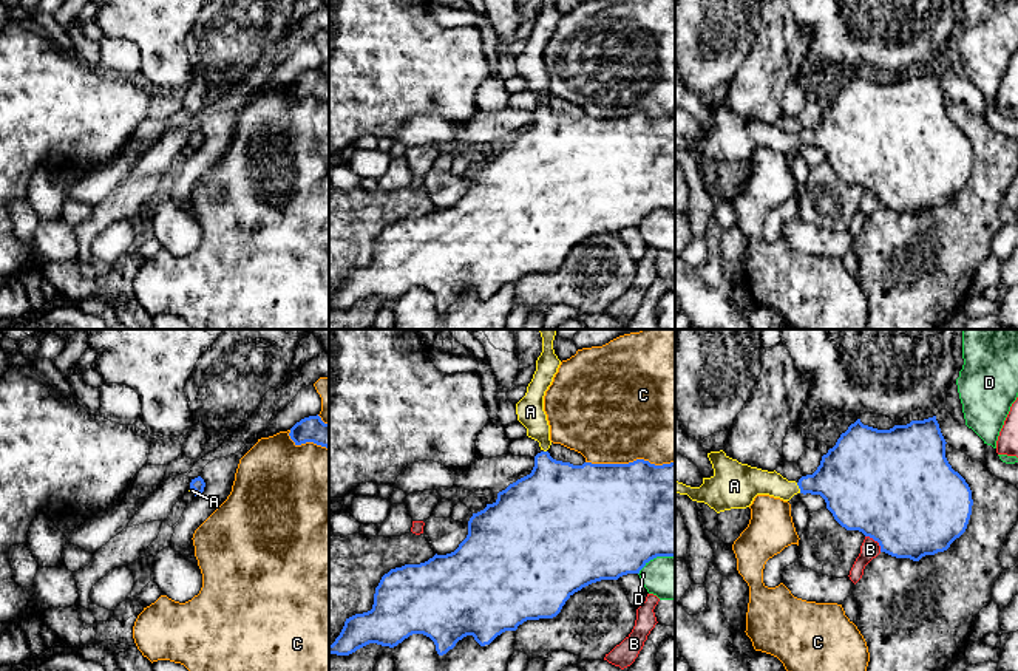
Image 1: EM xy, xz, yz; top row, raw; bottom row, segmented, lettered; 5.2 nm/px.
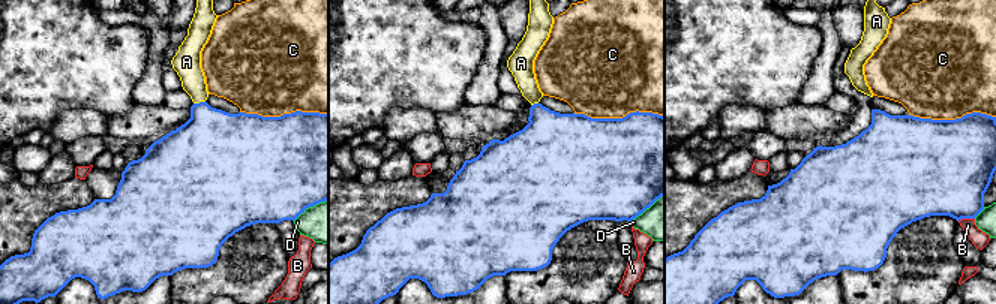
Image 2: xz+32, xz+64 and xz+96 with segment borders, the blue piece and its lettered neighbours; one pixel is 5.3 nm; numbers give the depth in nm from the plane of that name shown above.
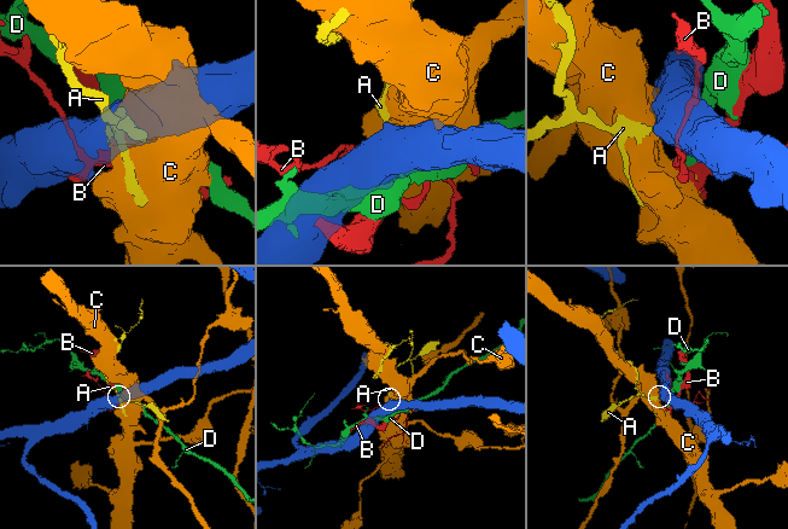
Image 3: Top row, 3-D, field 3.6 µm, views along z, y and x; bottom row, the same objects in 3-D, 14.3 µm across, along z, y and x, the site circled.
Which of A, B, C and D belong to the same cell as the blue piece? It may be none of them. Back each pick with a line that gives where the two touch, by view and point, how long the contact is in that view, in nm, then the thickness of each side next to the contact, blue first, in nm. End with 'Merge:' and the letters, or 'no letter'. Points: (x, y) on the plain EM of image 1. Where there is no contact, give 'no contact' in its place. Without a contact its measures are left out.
A: meets blue in yz at (799, 141); contact 60 nm long; 300 nm thick on the blue side, 150 nm on the other
Merge: A

